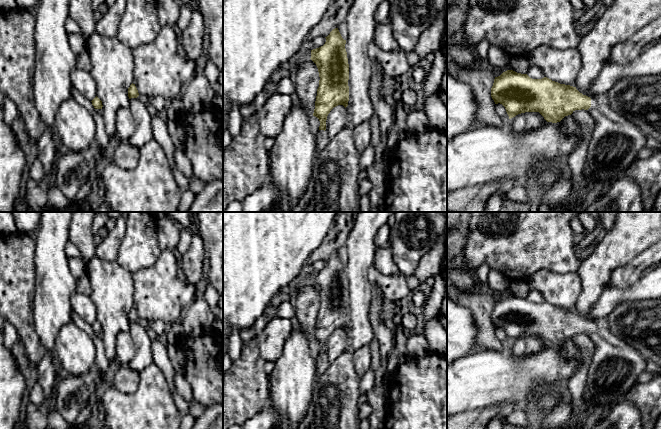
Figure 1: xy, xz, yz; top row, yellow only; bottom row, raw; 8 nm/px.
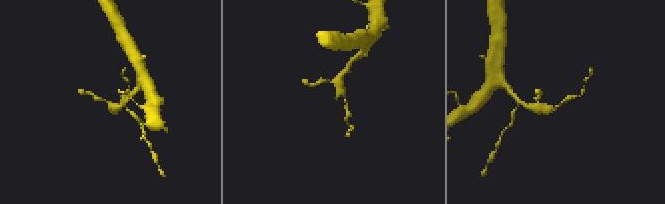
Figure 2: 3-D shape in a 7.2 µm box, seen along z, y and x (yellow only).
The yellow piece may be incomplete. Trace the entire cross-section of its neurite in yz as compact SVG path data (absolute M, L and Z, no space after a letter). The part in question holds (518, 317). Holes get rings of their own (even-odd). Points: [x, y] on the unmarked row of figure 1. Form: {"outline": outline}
{"outline": "M507 294L495 301L491 321L495 328L500 327L505 331L509 343L525 336L539 336L547 346L557 347L575 334L587 334L595 348L593 361L588 368L585 394L592 410L599 410L622 400L638 383L638 376L646 368L647 360L633 346L610 332L604 316L591 323L576 311L560 308L547 301L532 303L527 298Z"}

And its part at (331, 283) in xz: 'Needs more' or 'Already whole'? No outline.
Needs more

